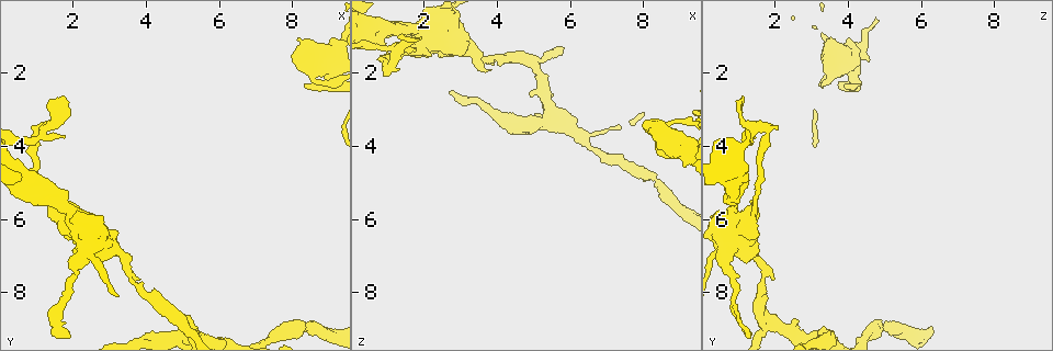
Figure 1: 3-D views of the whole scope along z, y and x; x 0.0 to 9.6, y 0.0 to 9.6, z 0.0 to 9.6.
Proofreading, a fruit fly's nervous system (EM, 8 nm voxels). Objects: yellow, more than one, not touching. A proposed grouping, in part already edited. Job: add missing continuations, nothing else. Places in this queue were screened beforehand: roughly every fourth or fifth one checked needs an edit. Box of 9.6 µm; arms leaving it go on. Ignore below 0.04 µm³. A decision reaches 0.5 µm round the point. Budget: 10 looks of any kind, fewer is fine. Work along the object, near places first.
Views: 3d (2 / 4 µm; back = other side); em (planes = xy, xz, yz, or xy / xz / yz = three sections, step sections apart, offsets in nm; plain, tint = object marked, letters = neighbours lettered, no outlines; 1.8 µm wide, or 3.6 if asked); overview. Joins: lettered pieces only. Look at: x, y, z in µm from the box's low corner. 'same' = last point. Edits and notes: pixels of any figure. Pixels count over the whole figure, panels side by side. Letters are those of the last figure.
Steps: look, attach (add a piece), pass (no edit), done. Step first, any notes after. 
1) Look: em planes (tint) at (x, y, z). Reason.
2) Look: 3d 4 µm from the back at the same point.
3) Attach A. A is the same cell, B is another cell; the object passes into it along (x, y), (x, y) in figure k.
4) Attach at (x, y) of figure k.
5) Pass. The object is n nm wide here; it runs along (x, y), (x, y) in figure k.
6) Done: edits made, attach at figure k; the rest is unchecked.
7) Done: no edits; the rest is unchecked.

Look: em xz step 16 (letters) at (8.40, 8.90, 4.95). A narrow waist.

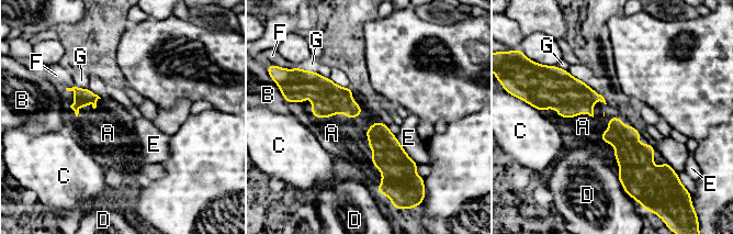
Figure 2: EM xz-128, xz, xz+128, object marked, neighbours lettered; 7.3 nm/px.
Attach A. A is the same cell, B, C, D, E, F and G are other cells; the object passes into it along (327, 98), (326, 116), (331, 133) in figure 2; it goes on there.

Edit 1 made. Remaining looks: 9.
Look: 3d 4 µm at (1.70, 6.45, 1.50). Thick end.

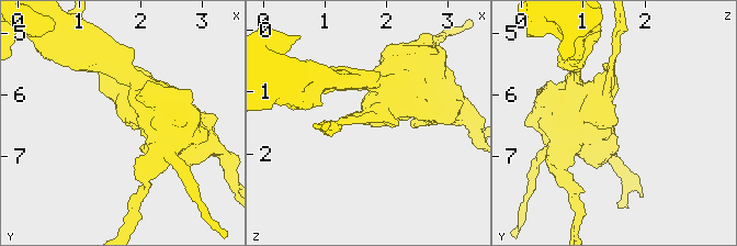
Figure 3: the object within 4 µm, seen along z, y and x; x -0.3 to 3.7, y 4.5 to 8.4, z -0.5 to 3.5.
Look: em 3.6 µm planes (letters) at (1.65, 6.40, 1.50).

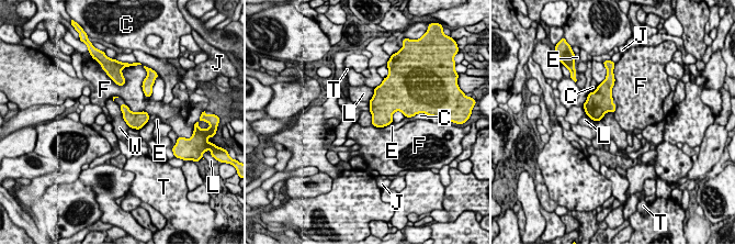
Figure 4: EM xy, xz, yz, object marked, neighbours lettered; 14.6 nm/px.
Pass. C, E, F, J, L, T and W are other cells; a border runs along (119, 106), (123, 120), (129, 126) in figure 4; no lettered piece goes on from it.

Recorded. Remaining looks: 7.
Look: 3d 4 µm at (1.10, 3.50, 1.70).

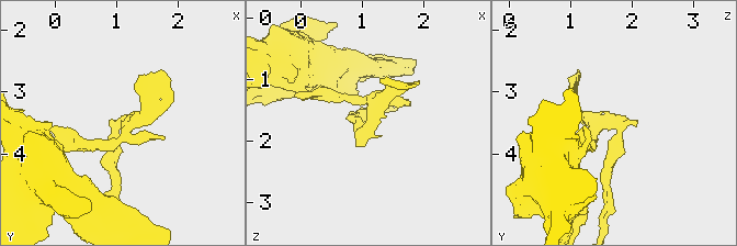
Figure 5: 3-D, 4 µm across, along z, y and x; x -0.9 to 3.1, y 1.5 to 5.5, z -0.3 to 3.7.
Look: em planes (letters) at (1.10, 3.50, 1.70).

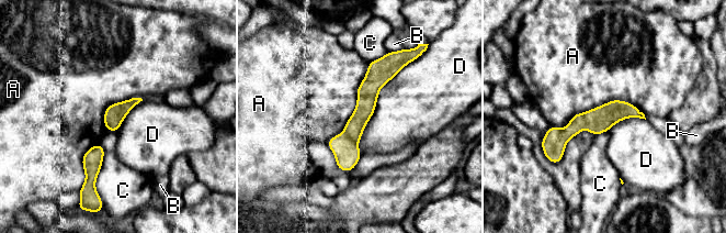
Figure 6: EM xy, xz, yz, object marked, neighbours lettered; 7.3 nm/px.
Pass. A, B, C and D are other cells; it runs along (394, 62), (367, 91), (346, 168) in figure 6; none of them fits.

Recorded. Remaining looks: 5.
Done: edits made, attach at figure 2; the rest is unchecked.

